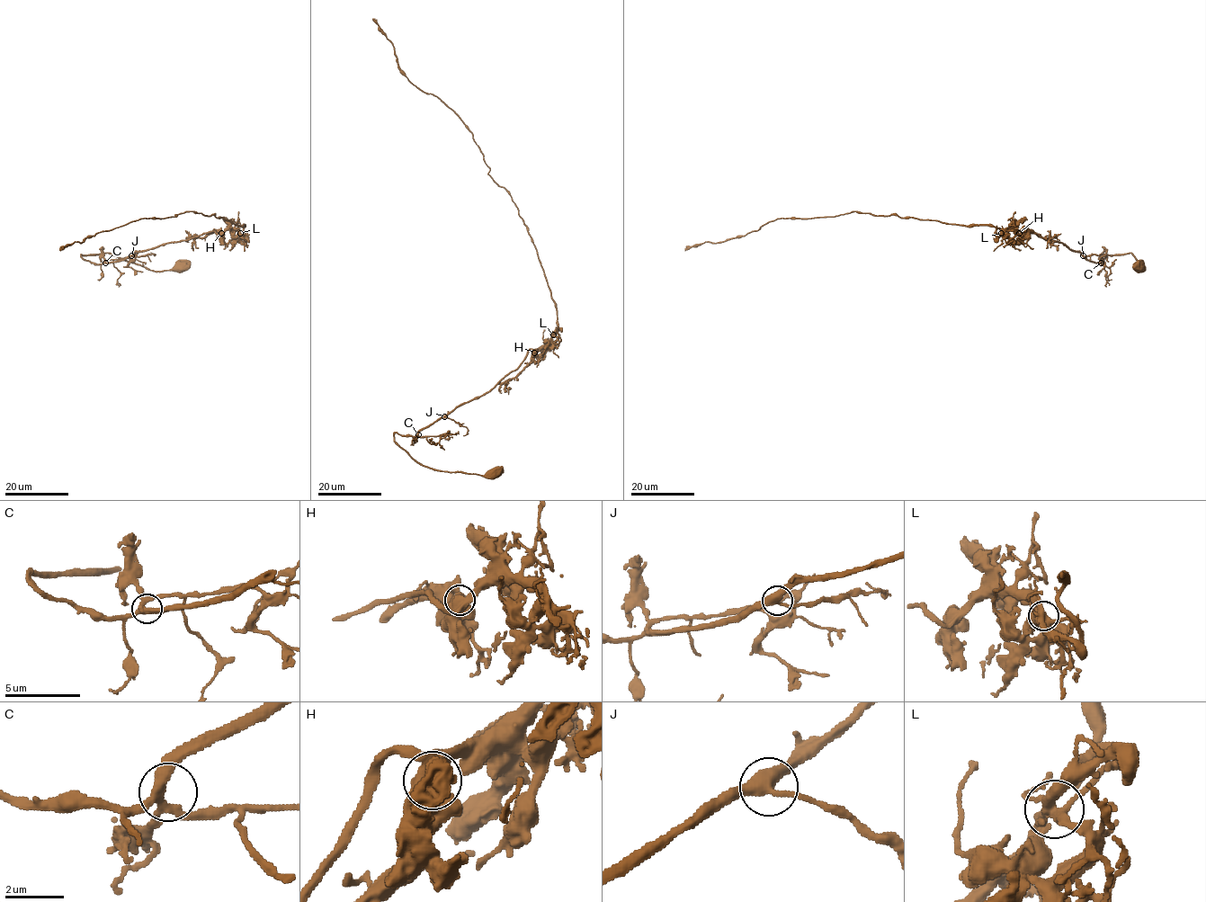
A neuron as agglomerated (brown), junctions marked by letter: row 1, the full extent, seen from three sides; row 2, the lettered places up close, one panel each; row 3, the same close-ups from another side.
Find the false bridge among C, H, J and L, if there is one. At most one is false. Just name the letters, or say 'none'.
none

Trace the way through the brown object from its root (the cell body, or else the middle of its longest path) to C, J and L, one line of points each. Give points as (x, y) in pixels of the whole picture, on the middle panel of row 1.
C: (494, 474), (444, 472), (418, 464), (398, 445), (394, 435), (395, 433), (418, 434)
J: (494, 474), (433, 469), (418, 464), (394, 441), (395, 433), (415, 436), (444, 416)
L: (494, 474), (444, 472), (418, 464), (394, 434), (415, 436), (489, 392), (530, 349), (540, 348), (553, 334)

